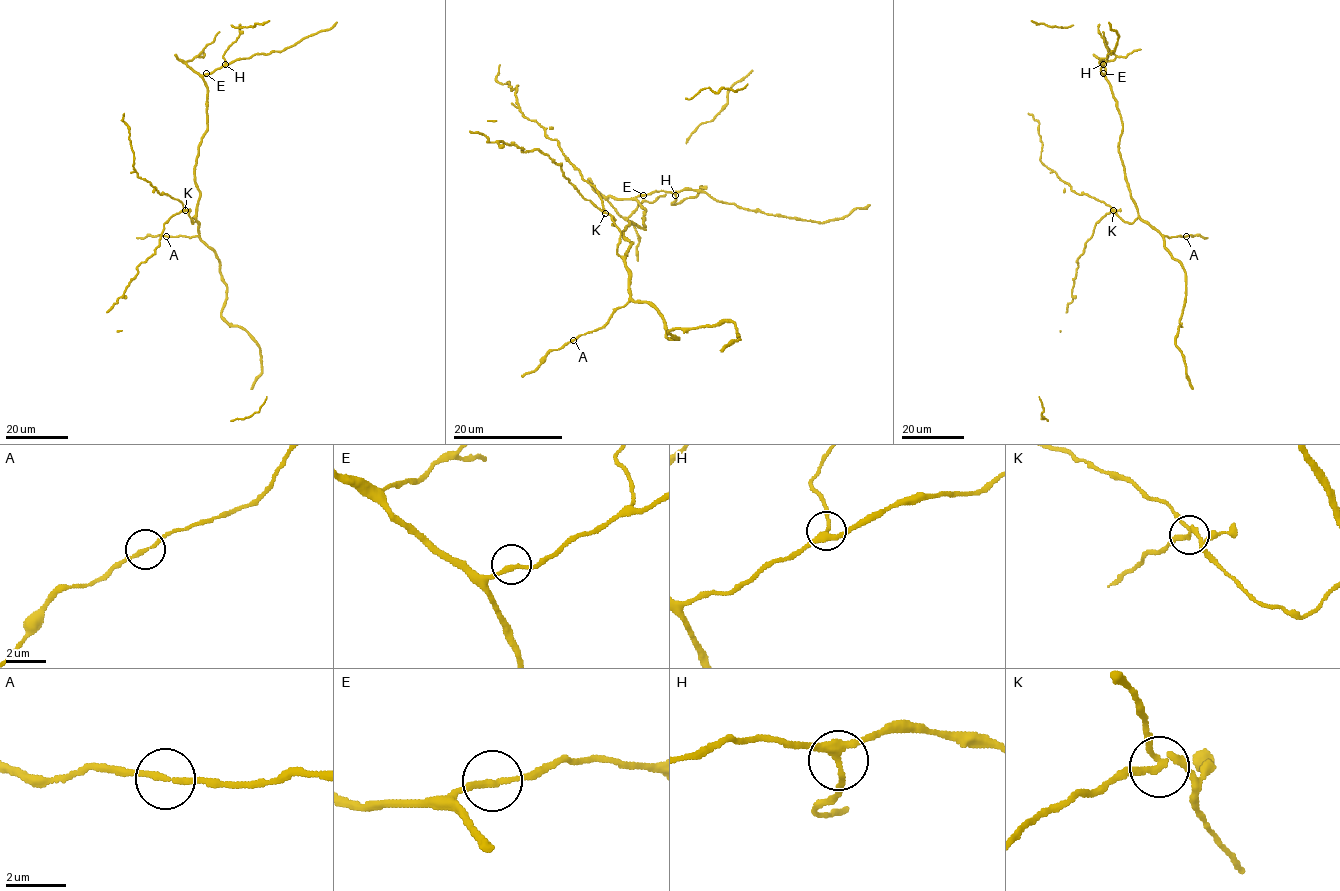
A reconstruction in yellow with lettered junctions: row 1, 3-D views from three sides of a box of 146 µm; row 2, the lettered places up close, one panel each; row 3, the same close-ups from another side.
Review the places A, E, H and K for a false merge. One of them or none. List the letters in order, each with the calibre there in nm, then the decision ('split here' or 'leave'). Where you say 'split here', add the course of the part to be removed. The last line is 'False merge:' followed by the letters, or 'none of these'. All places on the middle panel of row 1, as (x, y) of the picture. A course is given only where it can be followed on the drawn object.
A: 180 nm | leave
E: 200 nm | leave
H: 240 nm | leave
K: 180 nm | split here
False merge: K

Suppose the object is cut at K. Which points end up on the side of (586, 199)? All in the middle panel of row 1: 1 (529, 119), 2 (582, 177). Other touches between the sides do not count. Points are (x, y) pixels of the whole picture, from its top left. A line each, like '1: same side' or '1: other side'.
1: other side
2: other side

